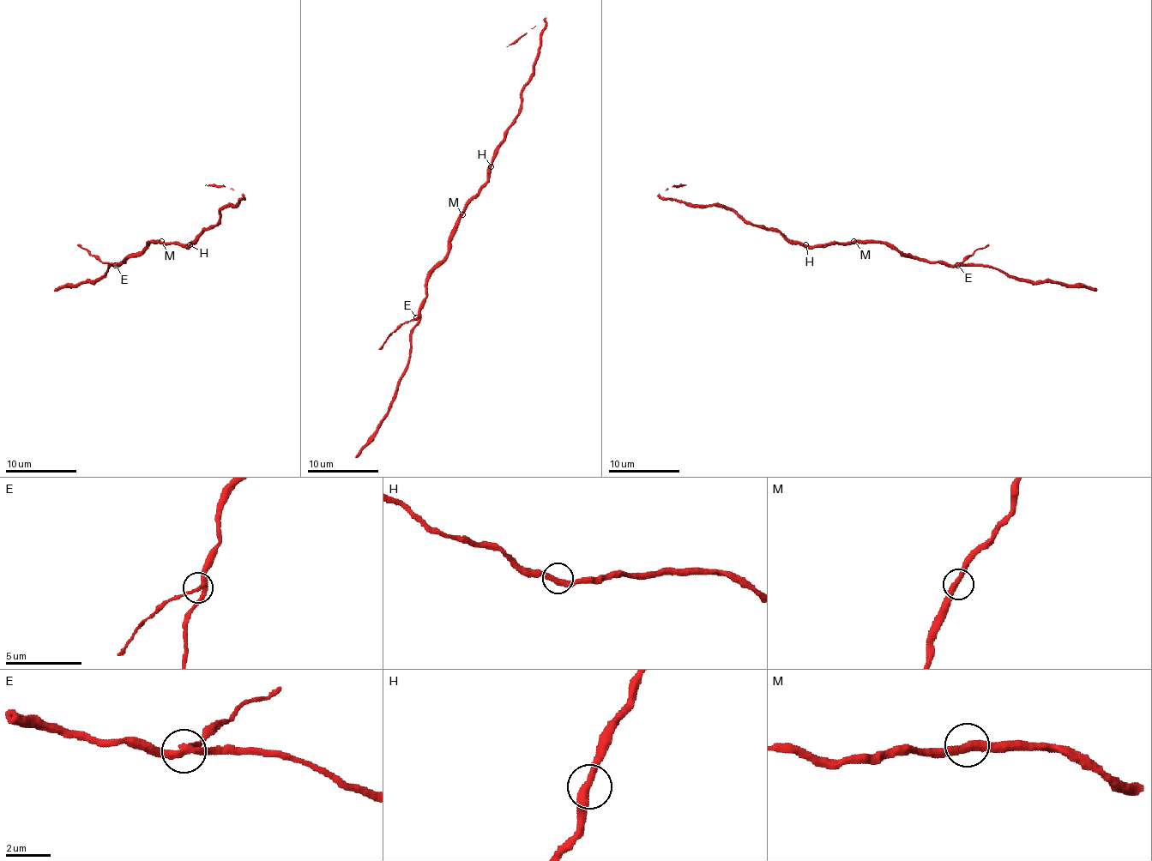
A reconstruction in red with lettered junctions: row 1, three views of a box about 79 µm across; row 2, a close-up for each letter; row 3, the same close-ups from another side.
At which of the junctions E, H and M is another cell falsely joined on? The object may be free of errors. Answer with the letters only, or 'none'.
E

